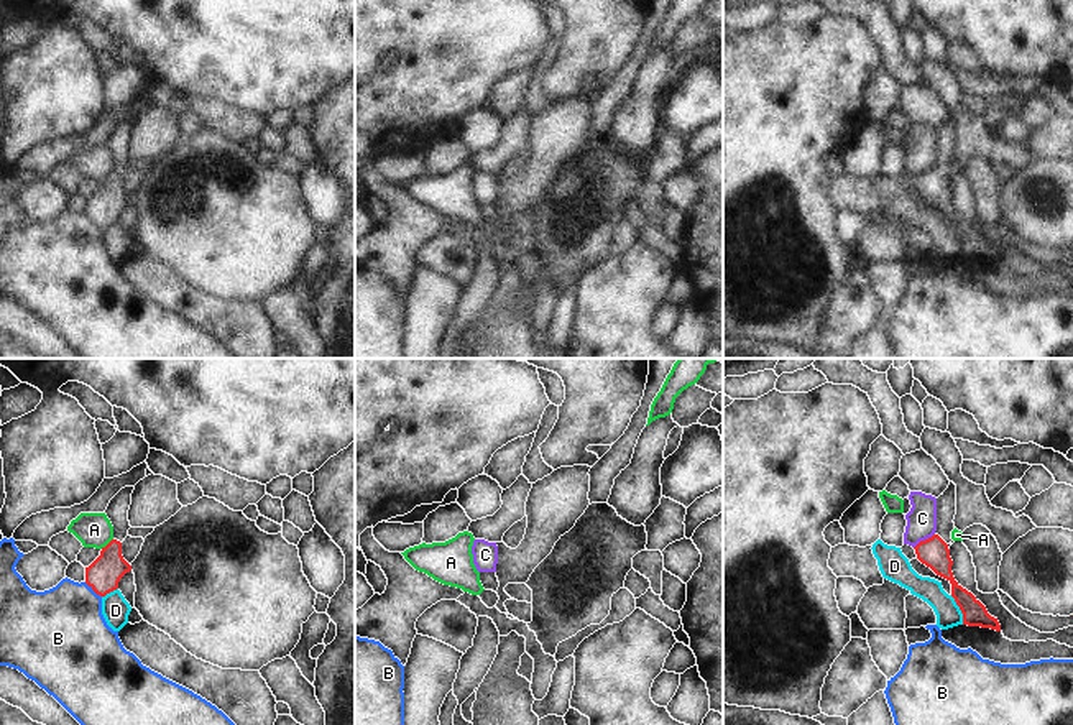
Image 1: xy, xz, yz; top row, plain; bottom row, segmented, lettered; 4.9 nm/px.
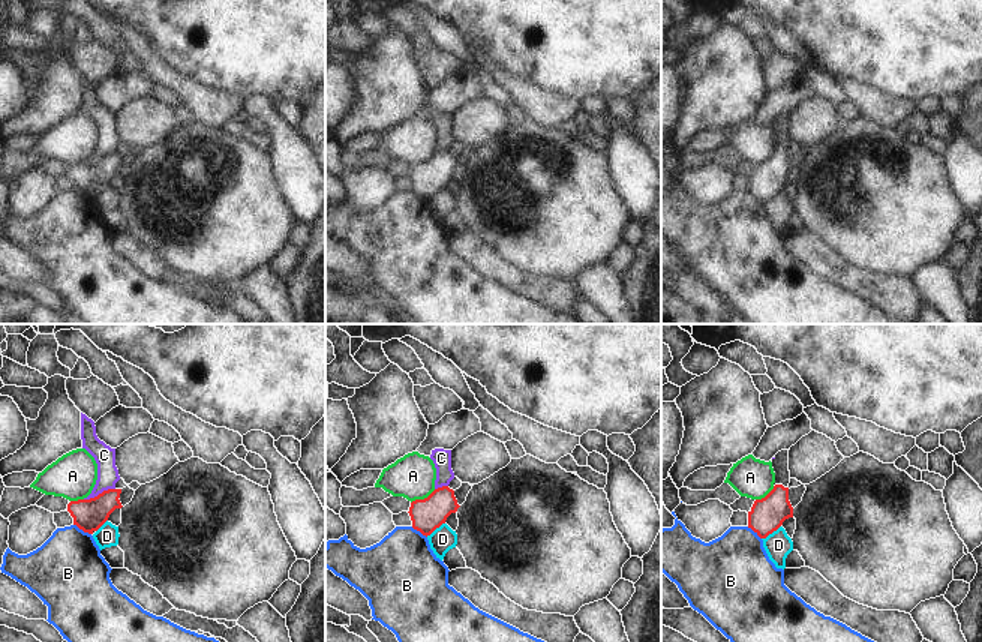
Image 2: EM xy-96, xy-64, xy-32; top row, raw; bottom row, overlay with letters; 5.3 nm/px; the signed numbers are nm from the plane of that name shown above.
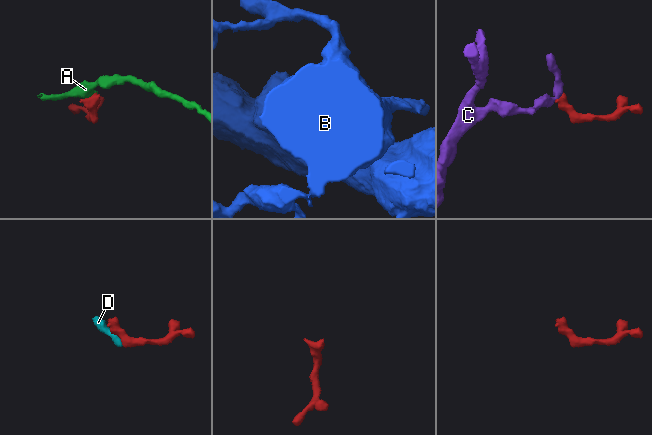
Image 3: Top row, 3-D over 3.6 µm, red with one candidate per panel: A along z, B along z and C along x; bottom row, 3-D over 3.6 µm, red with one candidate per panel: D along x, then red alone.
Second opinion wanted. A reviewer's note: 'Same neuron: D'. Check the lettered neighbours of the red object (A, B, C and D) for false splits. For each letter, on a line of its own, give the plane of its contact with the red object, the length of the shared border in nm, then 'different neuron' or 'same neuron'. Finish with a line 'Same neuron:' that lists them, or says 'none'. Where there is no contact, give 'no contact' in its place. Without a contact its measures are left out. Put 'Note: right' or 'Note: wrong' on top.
Note: wrong
A: contact in xy; length 80 nm; different neuron
B: contact in xy; length 120 nm; different neuron
C: contact in yz; length 130 nm; different neuron
D: contact in yz; length 160 nm; different neuron
Same neuron: none

